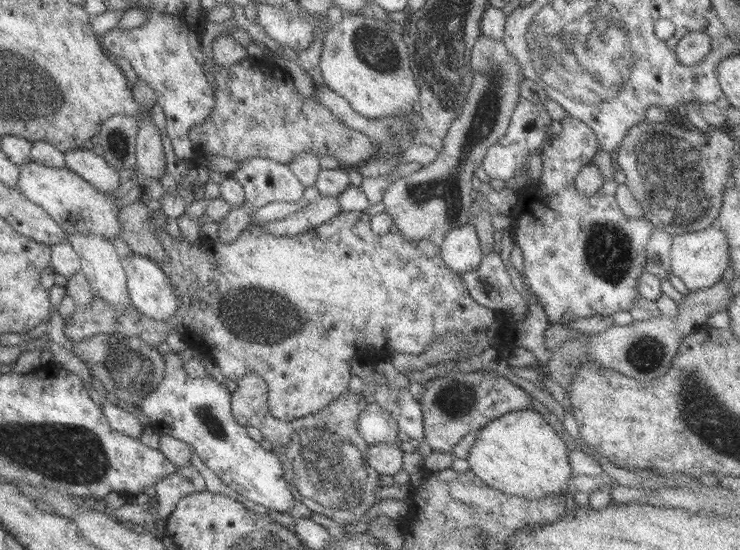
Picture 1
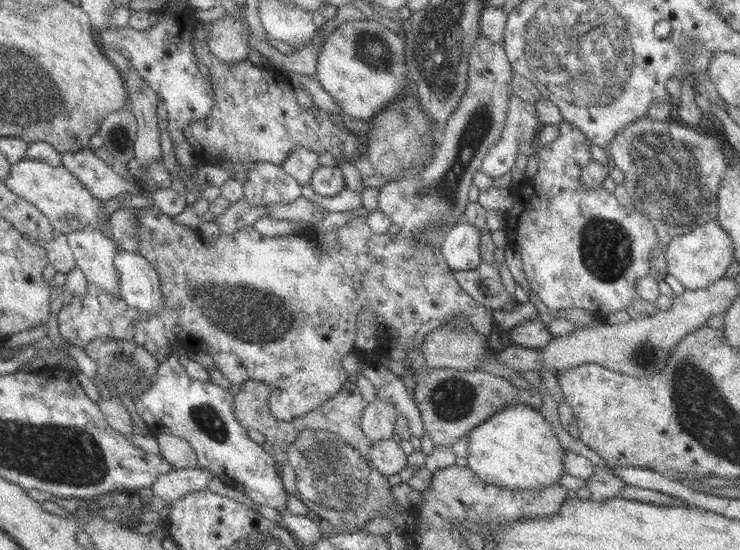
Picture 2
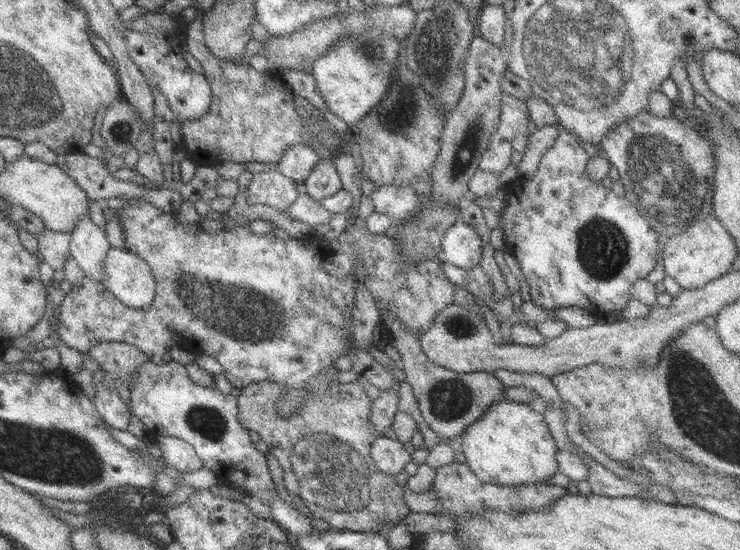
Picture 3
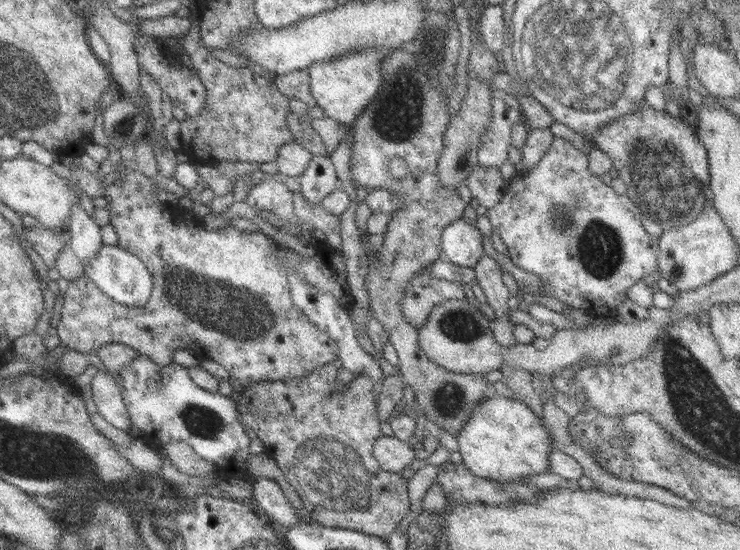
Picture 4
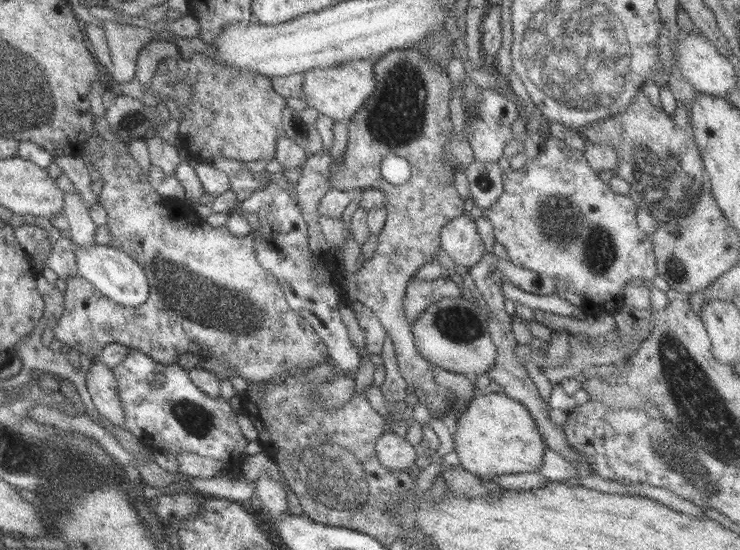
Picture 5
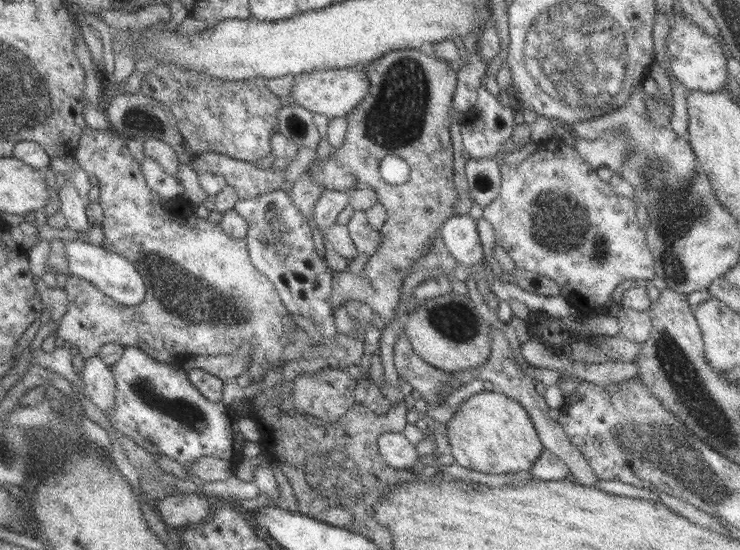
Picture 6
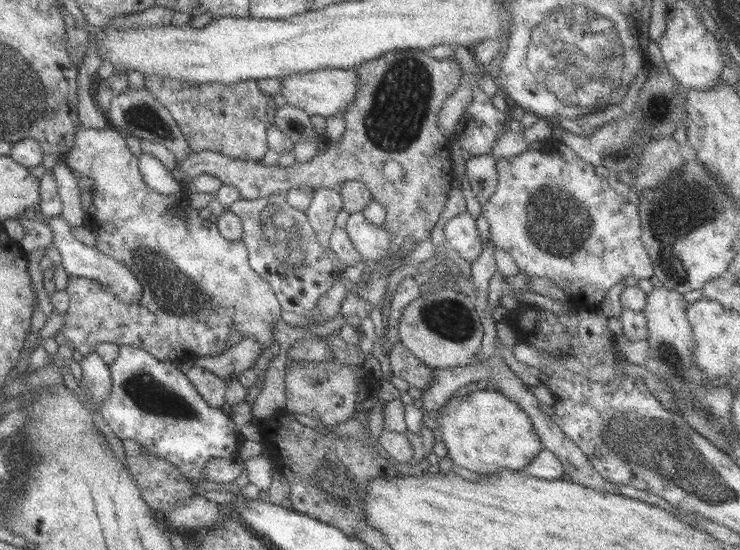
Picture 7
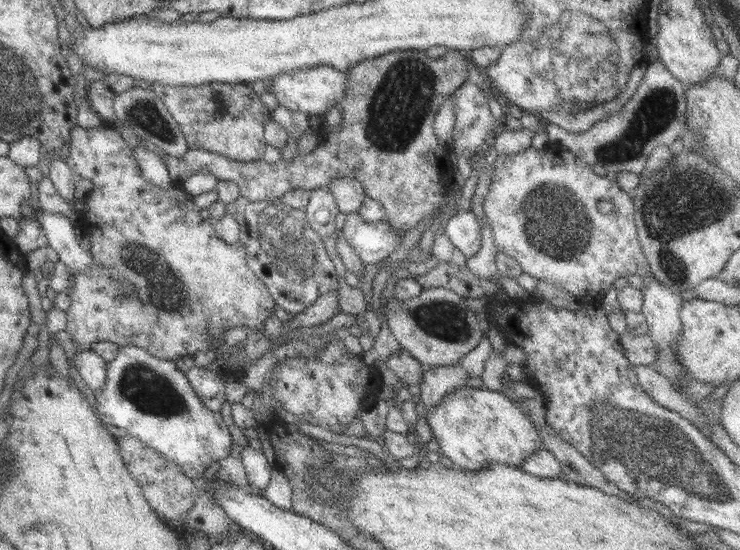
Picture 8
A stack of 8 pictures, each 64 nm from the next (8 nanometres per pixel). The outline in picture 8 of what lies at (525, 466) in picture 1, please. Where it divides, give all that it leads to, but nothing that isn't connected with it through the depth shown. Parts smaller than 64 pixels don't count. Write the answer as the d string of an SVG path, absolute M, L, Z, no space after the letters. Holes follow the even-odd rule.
M470 387L454 389L438 406L427 409L425 420L440 445L440 452L464 471L478 472L490 463L520 467L527 456L543 448L532 418L504 392Z

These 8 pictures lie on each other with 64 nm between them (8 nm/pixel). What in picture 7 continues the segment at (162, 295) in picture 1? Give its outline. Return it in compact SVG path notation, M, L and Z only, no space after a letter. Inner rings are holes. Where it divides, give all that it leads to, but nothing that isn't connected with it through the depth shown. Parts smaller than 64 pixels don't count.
M60 215L50 218L44 218L47 225L52 230L52 244L61 255L61 265L71 278L86 277L97 280L107 289L113 292L113 296L118 297L122 302L131 303L140 300L142 287L137 282L136 277L128 270L125 264L121 264L115 258L107 256L103 252L98 252L95 246L86 246L82 244L72 232L72 227Z

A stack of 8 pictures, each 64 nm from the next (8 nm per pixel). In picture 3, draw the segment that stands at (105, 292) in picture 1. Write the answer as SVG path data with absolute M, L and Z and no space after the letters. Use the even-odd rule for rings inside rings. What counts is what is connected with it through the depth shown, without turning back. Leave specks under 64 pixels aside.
M83 216L76 221L71 232L69 252L82 267L86 278L104 282L101 266L110 247L106 233L90 217Z

